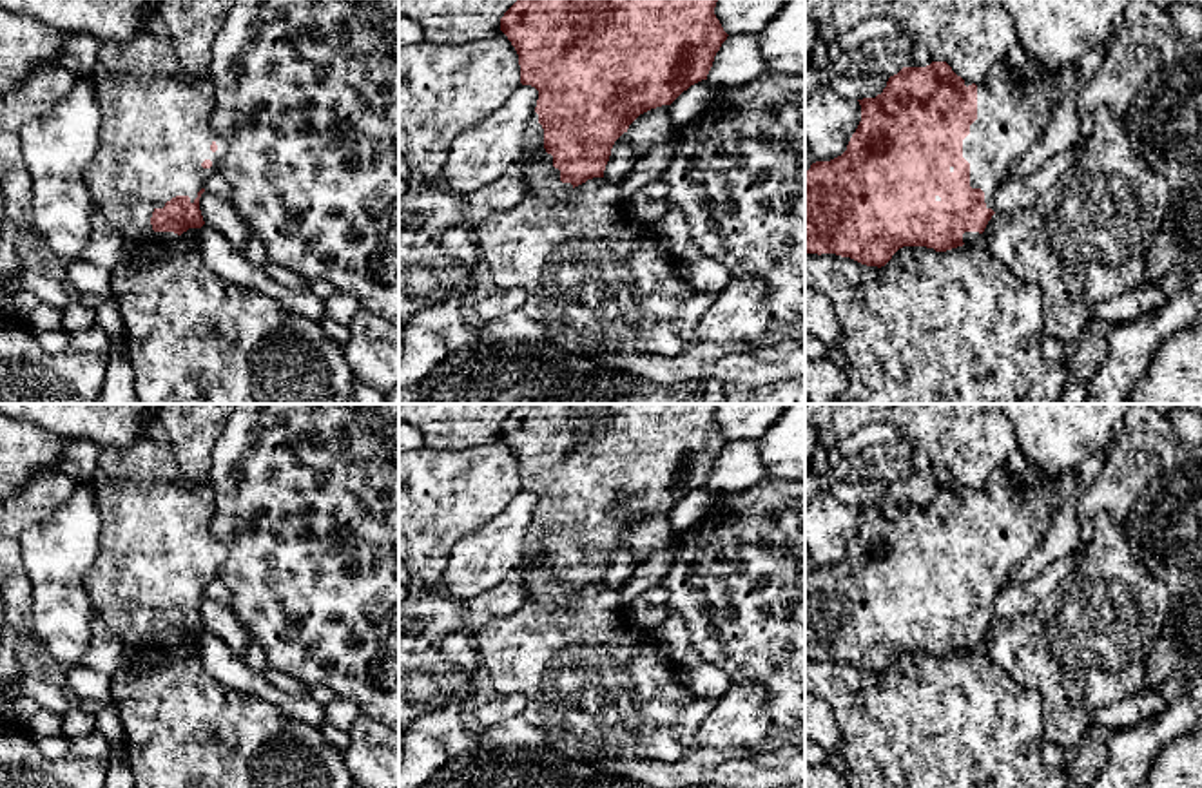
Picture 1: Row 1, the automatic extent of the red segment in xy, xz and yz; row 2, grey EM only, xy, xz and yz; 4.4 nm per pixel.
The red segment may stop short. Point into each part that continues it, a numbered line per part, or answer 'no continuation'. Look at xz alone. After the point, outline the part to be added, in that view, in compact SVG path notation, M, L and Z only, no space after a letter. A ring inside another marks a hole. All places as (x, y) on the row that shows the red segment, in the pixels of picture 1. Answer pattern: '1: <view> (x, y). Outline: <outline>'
1: xz (541, 180). Outline: M533 112L524 129L524 150L519 161L524 168L524 190L528 197L566 201L571 183L560 181L560 170L553 167L553 156L544 149L544 129Z

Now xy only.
1: xy (155, 134). Outline: M143 31L129 42L103 42L91 82L102 127L96 152L83 170L85 188L132 250L179 239L174 232L154 232L150 217L176 196L194 203L227 152L225 139L210 127L212 80L189 74L169 36Z

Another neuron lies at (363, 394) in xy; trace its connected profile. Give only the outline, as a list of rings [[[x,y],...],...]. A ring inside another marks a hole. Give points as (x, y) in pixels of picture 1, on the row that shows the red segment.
[[[355,382],[354,397],[355,397],[357,404],[386,404],[384,393],[381,393],[363,382]]]

